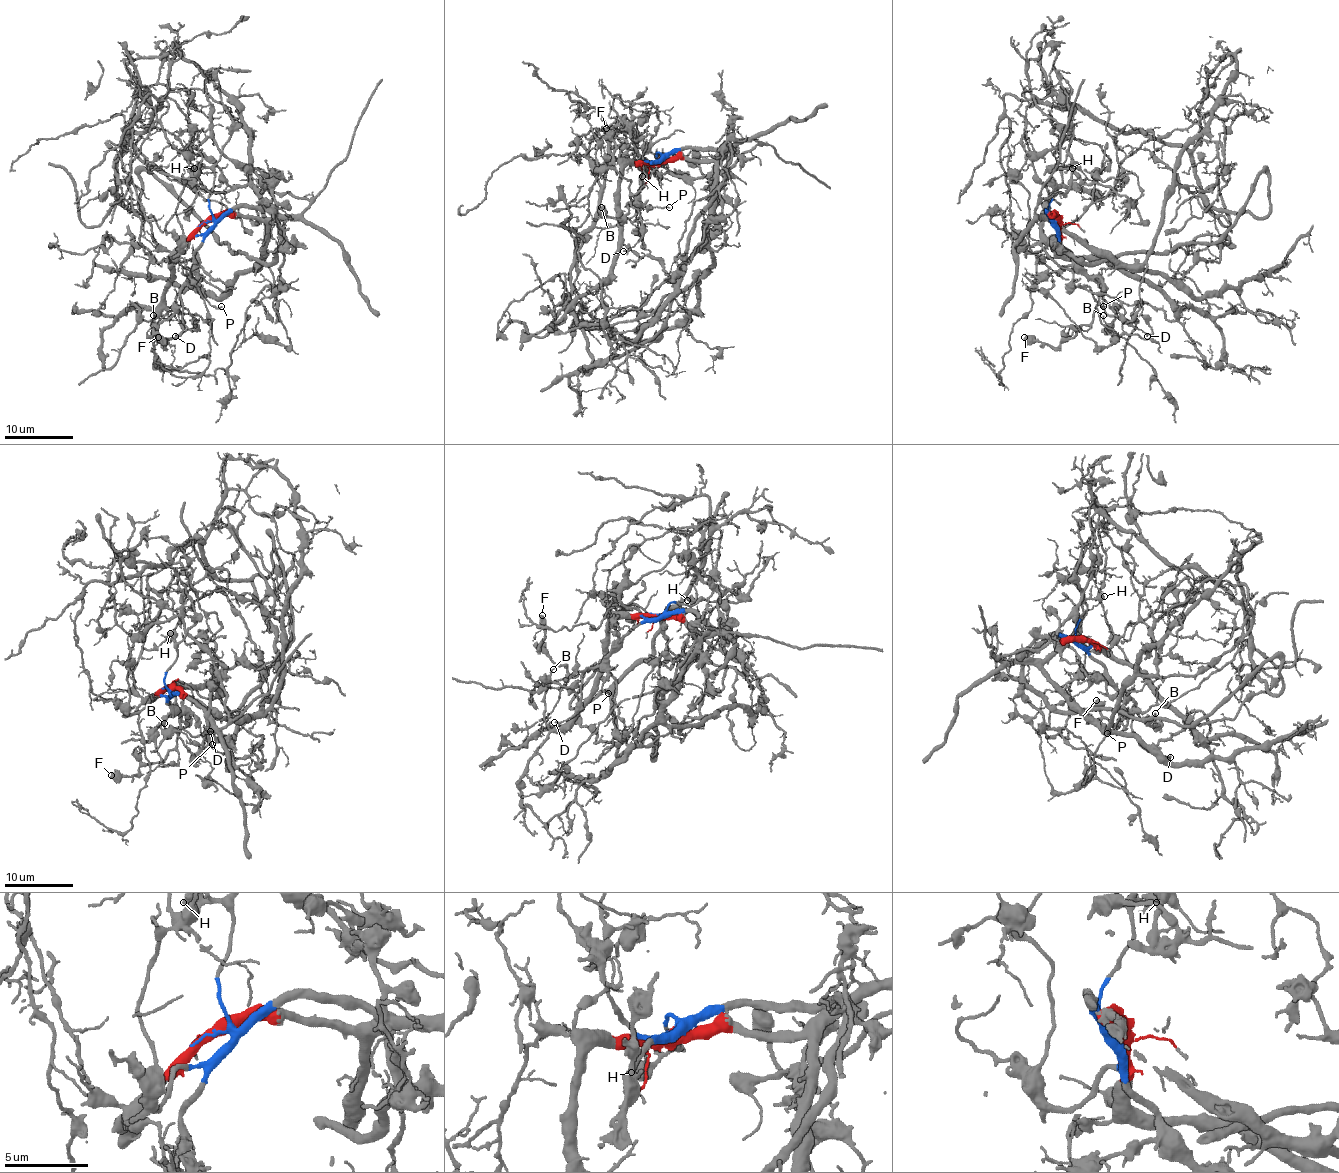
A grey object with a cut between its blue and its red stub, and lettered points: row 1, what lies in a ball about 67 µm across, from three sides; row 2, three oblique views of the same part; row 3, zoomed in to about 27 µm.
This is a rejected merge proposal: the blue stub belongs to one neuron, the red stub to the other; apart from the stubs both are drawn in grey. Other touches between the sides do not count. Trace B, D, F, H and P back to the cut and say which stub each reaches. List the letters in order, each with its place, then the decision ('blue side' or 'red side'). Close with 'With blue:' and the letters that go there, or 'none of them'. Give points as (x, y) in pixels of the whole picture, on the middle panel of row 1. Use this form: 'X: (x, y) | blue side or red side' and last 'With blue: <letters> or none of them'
B: (601, 207) | blue side
D: (623, 251) | blue side
F: (606, 128) | blue side
H: (642, 176) | blue side
P: (669, 207) | blue side
With blue: B, D, F, H, P

